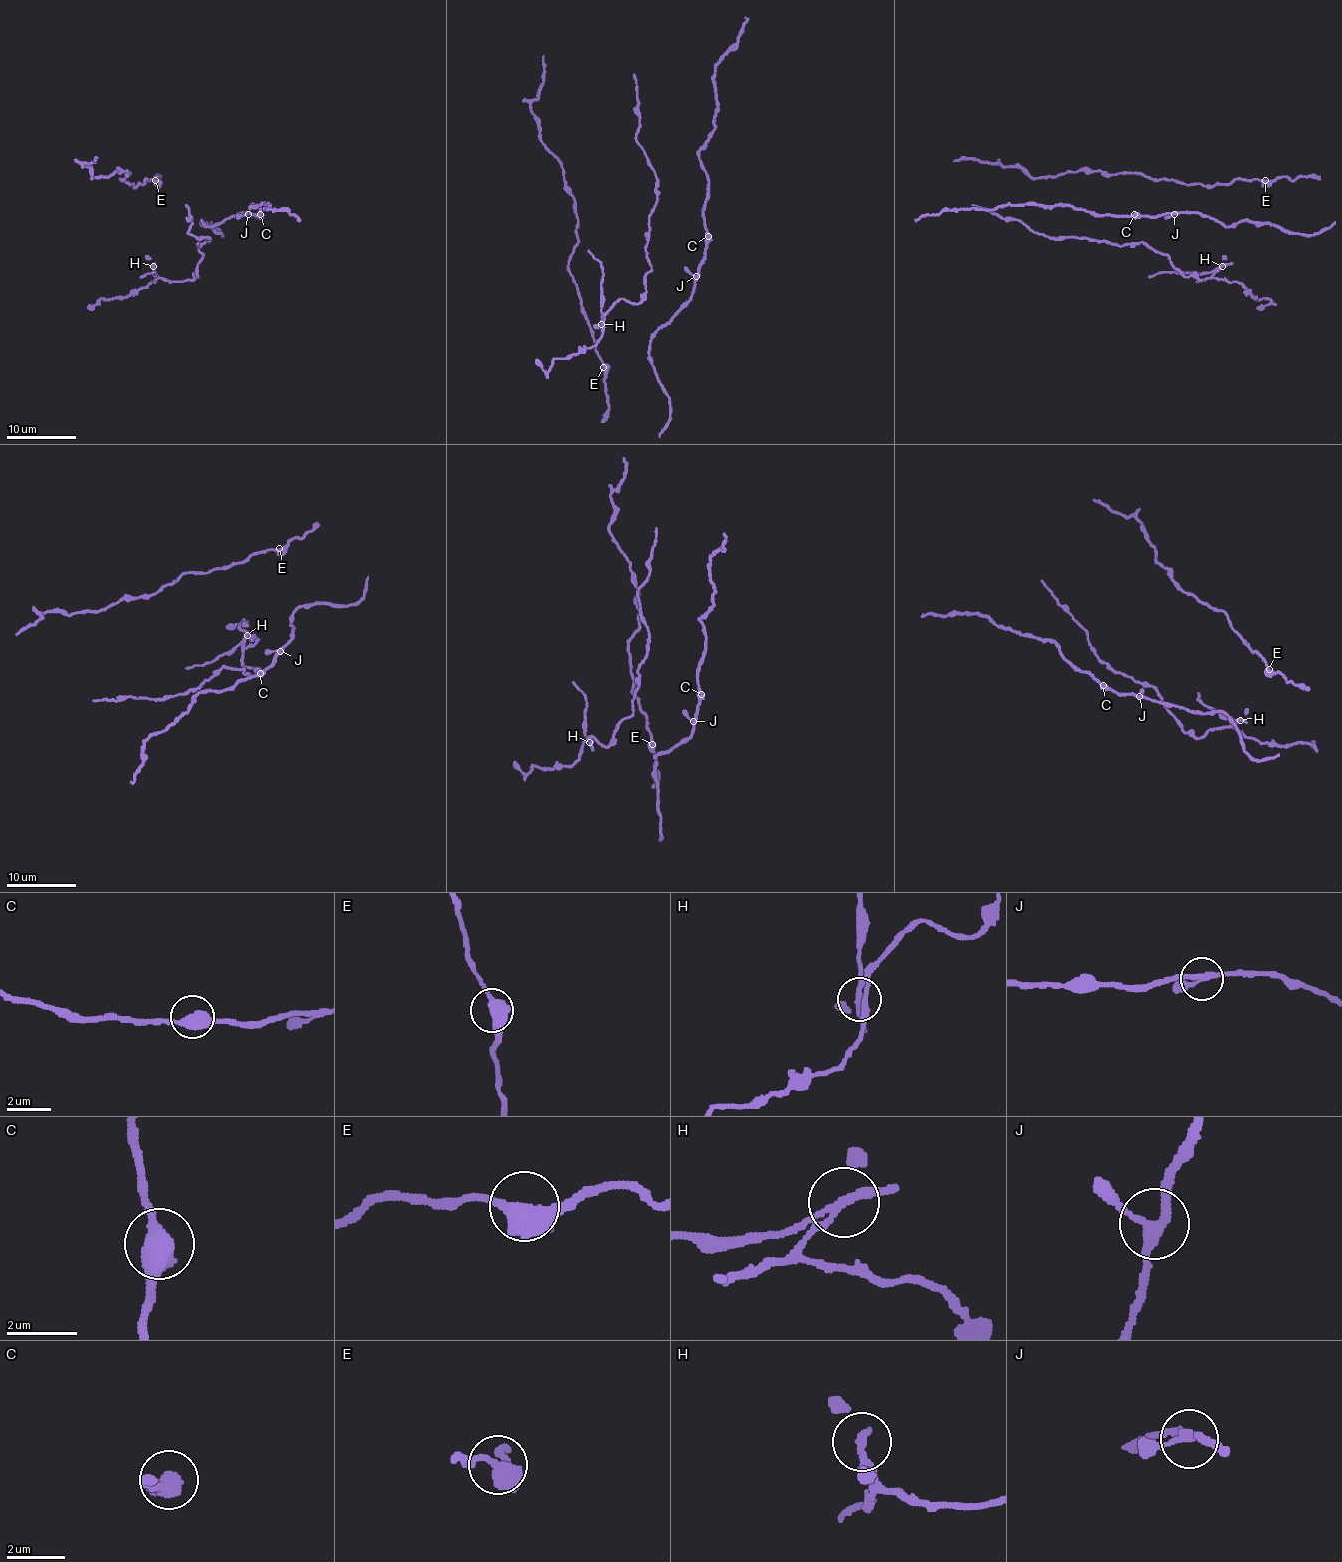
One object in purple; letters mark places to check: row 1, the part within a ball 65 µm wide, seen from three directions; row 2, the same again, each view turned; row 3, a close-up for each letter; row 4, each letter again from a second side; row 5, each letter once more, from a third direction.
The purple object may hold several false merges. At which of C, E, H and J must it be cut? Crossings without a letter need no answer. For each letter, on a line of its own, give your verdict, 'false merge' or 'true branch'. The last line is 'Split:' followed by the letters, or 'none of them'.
C: true branch
E: true branch
H: false merge
J: true branch
Split: H

